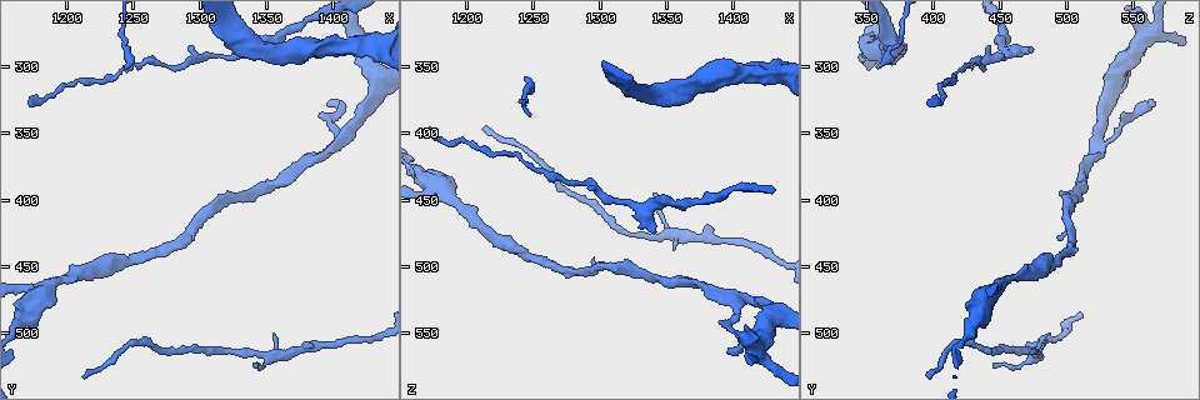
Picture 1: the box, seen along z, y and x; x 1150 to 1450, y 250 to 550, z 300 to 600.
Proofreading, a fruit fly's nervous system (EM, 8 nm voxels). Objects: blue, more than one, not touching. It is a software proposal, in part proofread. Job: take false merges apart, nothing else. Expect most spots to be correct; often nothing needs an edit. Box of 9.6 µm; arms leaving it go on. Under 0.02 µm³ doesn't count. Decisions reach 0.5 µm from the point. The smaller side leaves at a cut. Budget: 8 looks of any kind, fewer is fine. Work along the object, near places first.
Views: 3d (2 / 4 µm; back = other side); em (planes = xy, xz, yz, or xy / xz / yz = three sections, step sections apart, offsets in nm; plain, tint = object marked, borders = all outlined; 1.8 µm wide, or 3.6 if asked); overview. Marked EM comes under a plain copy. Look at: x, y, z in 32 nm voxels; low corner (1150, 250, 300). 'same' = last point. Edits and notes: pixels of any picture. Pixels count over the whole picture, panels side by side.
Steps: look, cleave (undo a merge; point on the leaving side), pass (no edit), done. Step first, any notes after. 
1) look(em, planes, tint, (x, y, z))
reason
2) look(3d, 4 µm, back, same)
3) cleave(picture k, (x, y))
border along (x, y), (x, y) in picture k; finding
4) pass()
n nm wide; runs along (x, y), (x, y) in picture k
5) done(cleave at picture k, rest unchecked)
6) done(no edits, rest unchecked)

look(3d, 2 µm, (1330, 292, 456))
sudden change in width

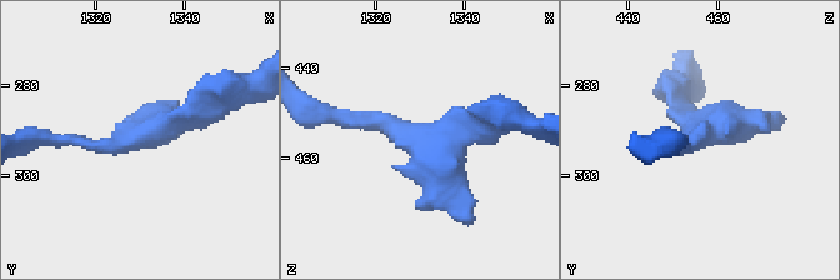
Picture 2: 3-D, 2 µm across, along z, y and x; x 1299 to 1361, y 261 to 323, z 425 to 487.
look(em, planes, borders, (1332, 290, 459))

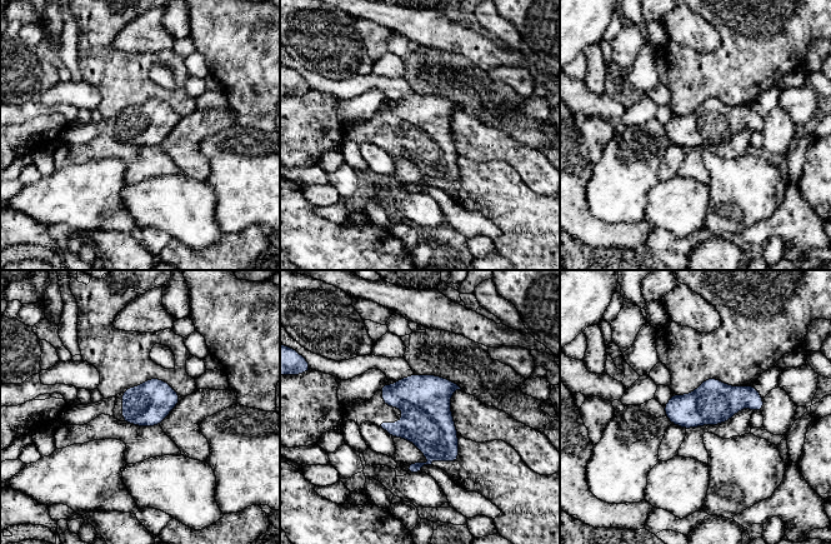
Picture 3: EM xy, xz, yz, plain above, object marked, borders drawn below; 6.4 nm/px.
pass()
all the same neuron

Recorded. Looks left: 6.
look(3d, 4 µm, (1402, 360, 526))

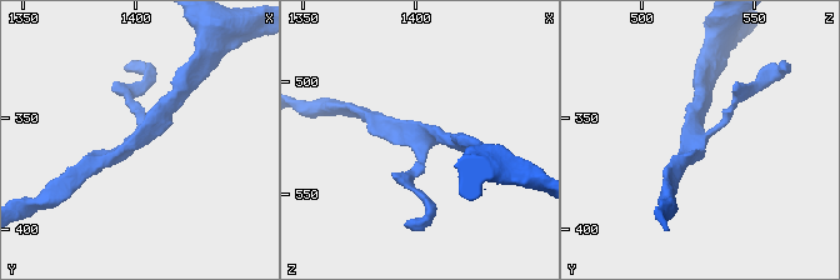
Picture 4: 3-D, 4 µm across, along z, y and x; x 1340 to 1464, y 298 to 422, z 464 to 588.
look(em, planes, borders, (1404, 359, 527))
shape alone is not enough

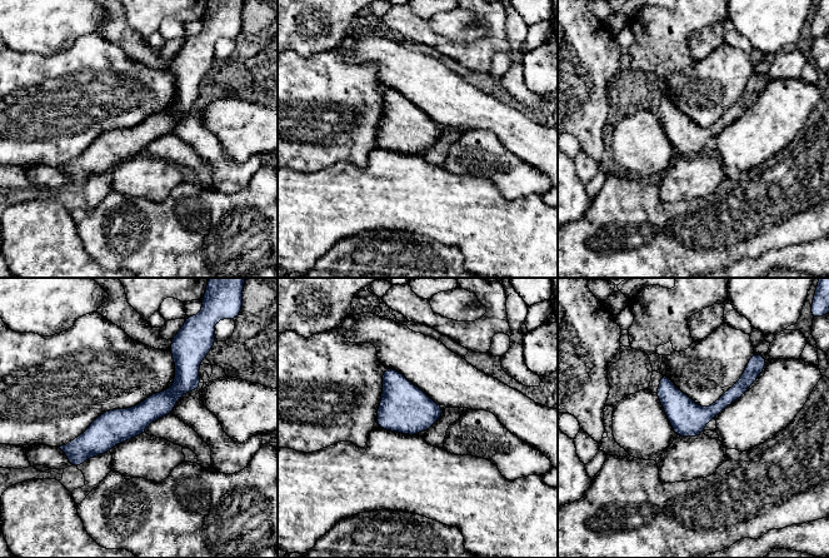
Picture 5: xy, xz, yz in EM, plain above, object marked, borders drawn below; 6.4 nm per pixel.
pass()
3 arms; runs along (176, 354), (181, 384), (78, 462) in picture 5; continuous, no second neuron

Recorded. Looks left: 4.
look(3d, 4 µm, (1420, 280, 556))
four arms meet

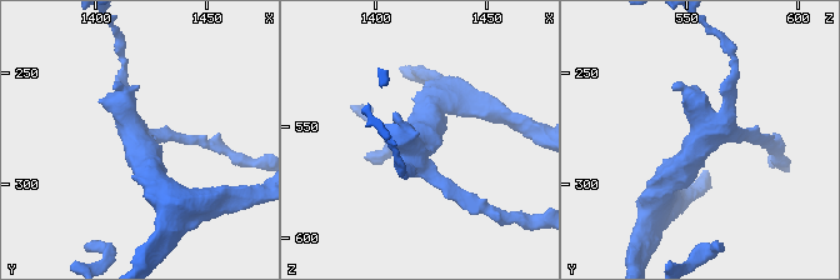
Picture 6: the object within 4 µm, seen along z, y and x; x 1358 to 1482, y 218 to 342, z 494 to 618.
look(em, 3.6 µm, xy, step 4, tint, (1420, 282, 559))
4 arms

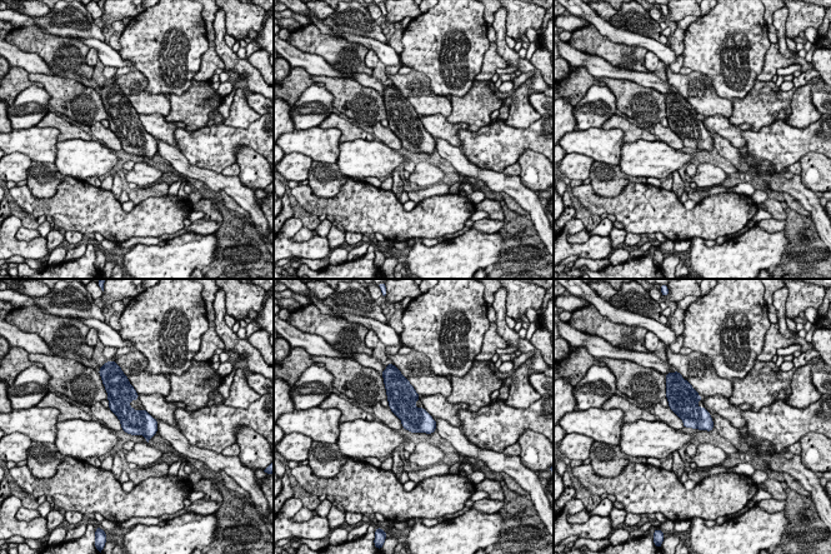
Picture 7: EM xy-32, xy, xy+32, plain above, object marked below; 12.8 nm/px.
look(em, 3.6 µm, planes, tint, same)

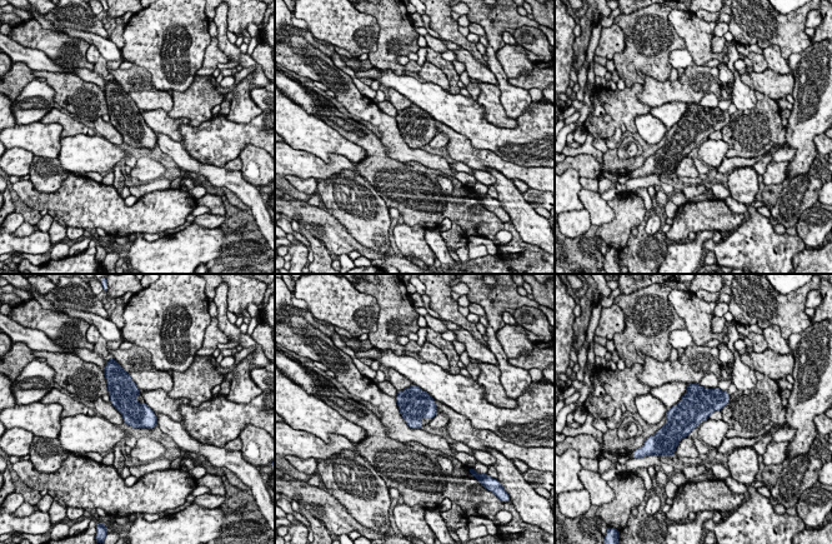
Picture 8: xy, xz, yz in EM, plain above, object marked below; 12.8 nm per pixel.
pass()
continuous, no second neuron

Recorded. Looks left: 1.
done(no edits, rest unchecked)

